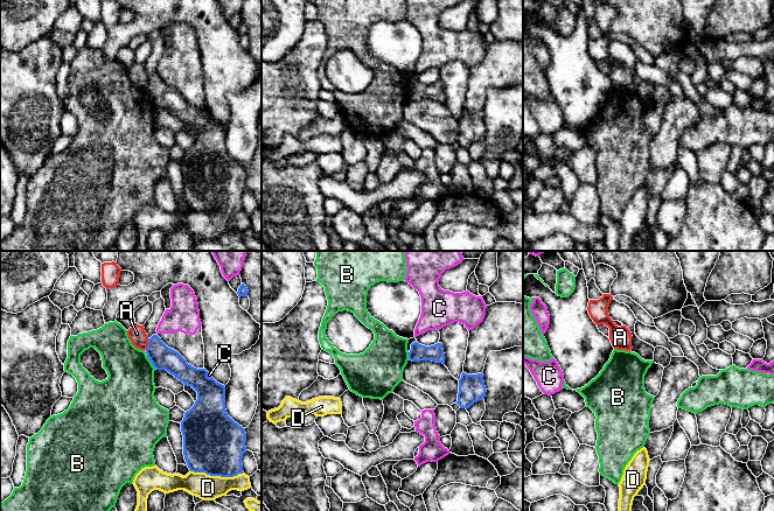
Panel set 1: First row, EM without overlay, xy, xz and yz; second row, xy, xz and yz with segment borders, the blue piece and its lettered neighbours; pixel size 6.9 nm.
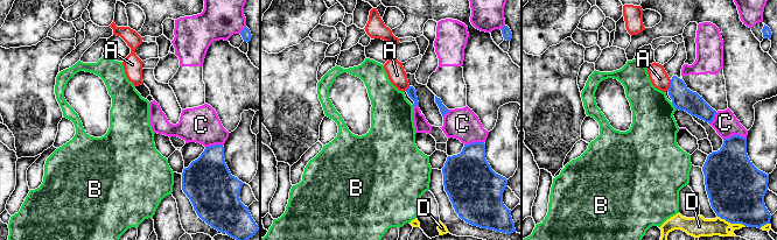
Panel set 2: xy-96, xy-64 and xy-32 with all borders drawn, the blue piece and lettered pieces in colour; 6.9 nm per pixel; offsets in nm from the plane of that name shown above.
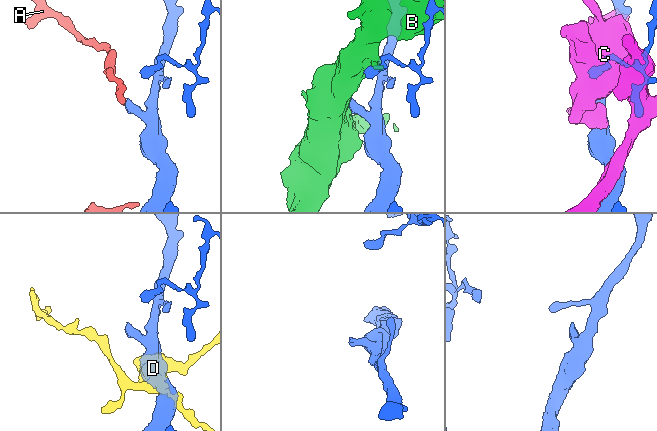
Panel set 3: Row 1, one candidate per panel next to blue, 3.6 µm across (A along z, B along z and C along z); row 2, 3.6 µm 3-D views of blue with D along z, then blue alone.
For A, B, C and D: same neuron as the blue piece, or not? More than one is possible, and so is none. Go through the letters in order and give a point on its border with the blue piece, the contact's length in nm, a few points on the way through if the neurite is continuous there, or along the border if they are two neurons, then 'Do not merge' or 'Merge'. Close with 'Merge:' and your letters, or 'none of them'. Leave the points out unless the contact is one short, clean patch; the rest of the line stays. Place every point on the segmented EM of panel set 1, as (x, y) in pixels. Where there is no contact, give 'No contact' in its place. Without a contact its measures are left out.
A: Touches blue at xy (148, 344). Shared border 80 nm. Boundary: xy (148, 338), (148, 344), (145, 349). Do not merge
B: Touches blue at xy (151, 361). Shared border 120 nm. Do not merge
C: Touches blue at xy (207, 376). Shared border 60 nm. Do not merge
D: Touches blue at xy (217, 475). Shared border 360 nm. Boundary: xy (190, 470), (221, 476), (236, 476), (243, 473). Do not merge
Merge: none of them

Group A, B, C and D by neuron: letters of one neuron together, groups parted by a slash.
A / B / C / D

